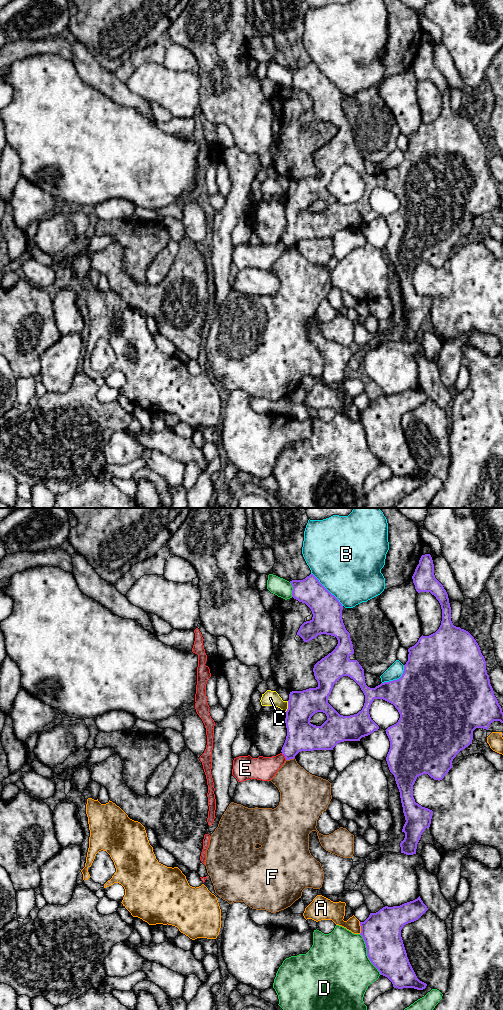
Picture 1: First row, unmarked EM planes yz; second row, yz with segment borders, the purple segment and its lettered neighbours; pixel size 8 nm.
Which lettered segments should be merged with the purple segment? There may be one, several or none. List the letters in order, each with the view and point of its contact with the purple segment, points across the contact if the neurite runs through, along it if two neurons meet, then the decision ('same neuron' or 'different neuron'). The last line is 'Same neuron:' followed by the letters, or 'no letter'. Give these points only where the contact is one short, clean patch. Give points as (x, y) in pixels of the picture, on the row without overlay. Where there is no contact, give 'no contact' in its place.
A: contact yz (361, 416); different neuron
B: contact yz (327, 78); different neuron
C: contact yz (288, 194); different neuron
D: contact yz (367, 442); different neuron
E: contact yz (284, 243); border yz (281, 241), (286, 247); different neuron
F: contact yz (290, 246); border yz (294, 245), (286, 248); different neuron
Same neuron: no letter

